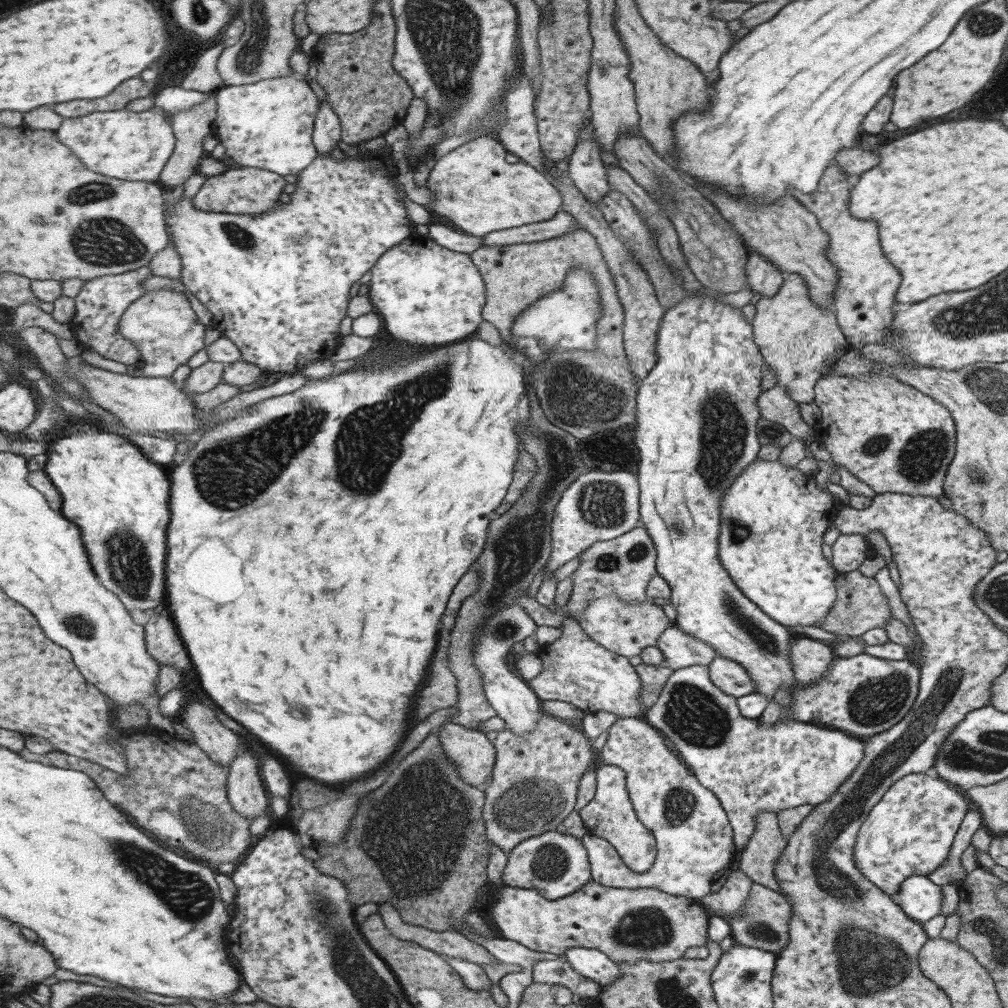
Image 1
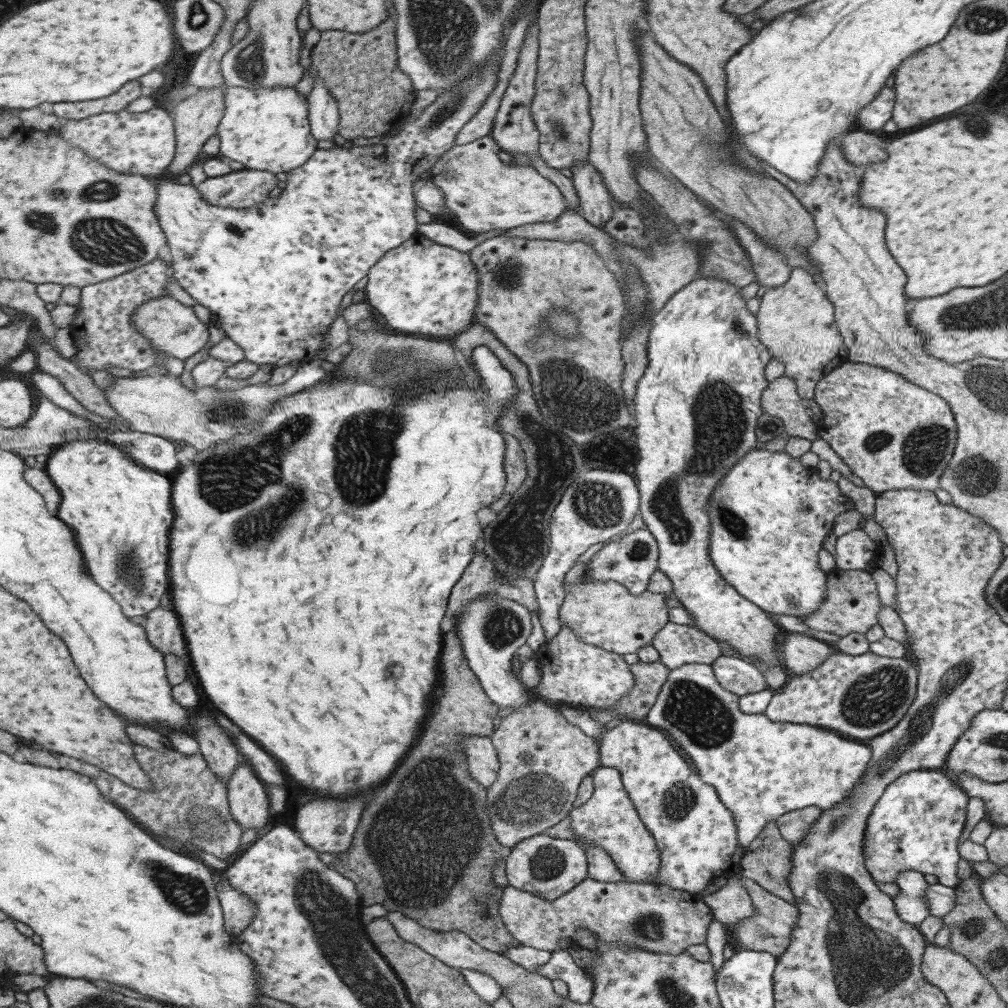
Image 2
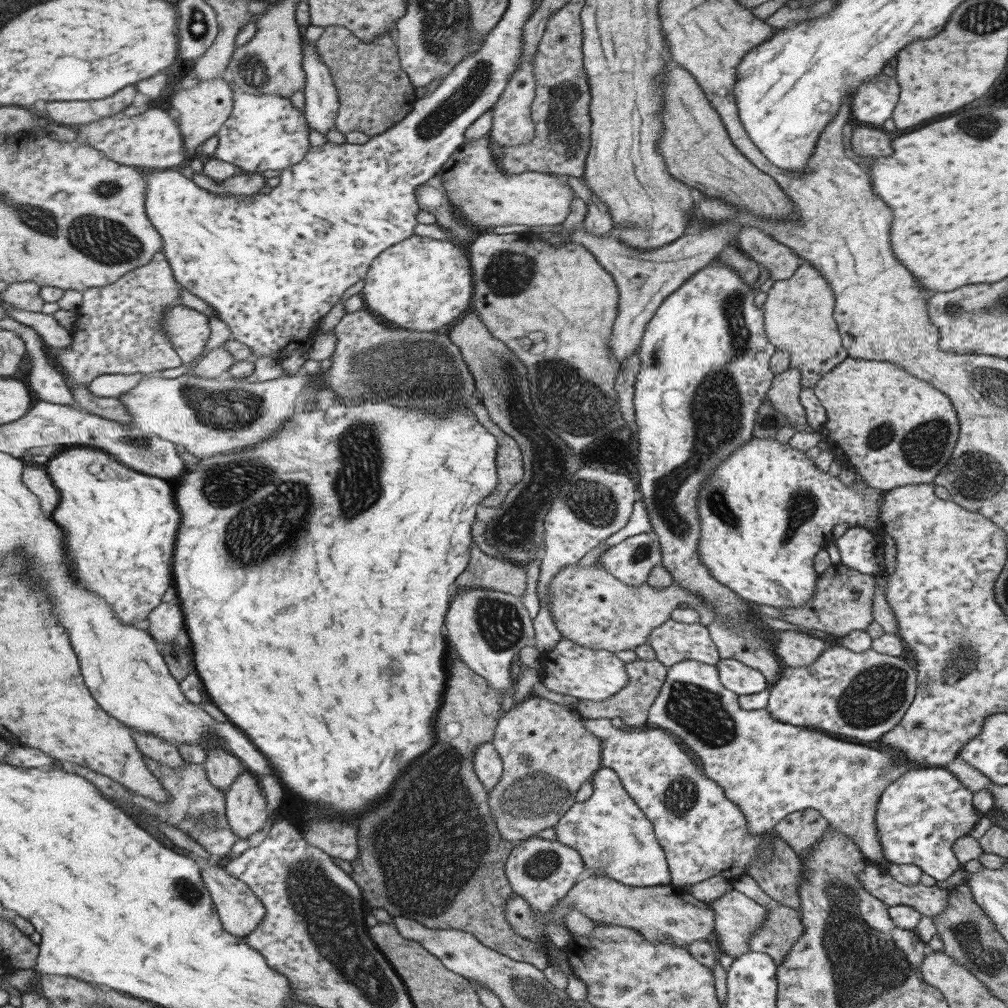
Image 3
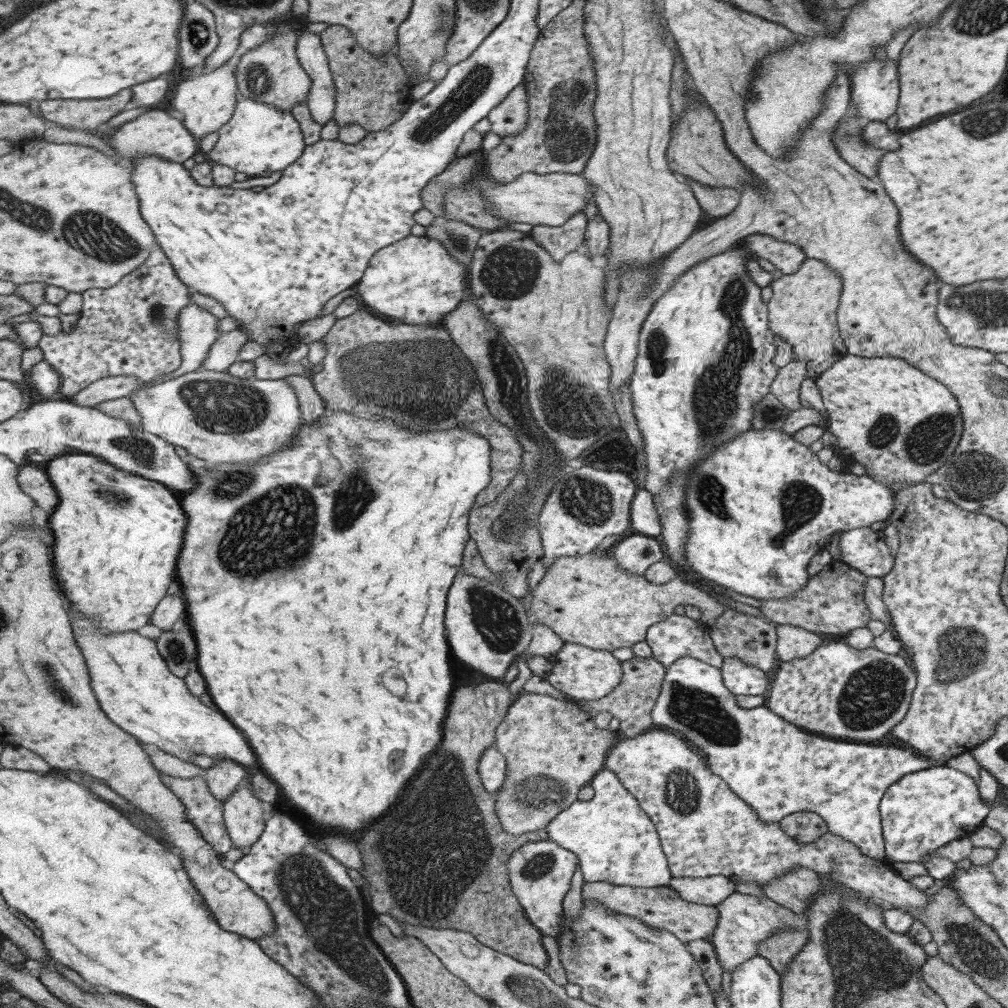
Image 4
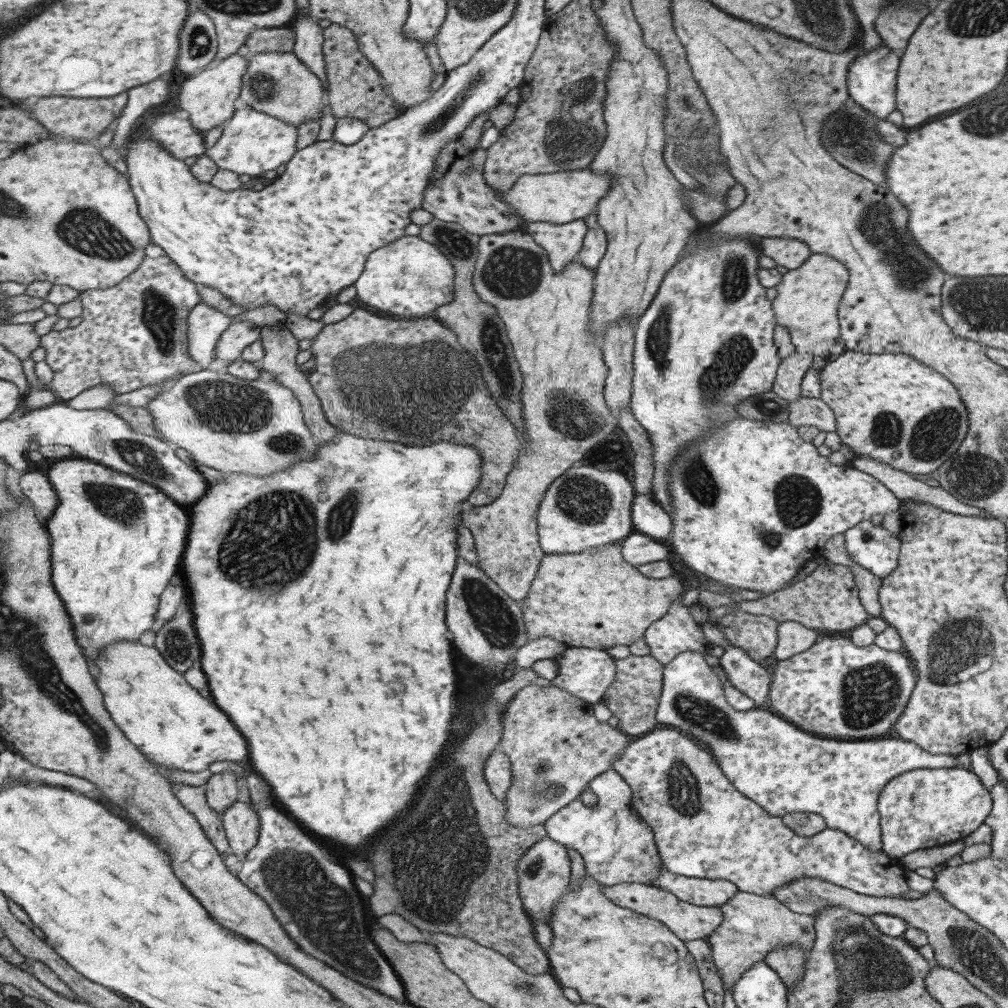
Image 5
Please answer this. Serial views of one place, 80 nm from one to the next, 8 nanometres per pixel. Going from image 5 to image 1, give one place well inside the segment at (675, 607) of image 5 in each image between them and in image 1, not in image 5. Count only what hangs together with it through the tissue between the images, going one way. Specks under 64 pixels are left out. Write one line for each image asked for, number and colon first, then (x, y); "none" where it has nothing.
1: (680, 650)
2: (676, 645)
3: (672, 642)
4: (677, 635)

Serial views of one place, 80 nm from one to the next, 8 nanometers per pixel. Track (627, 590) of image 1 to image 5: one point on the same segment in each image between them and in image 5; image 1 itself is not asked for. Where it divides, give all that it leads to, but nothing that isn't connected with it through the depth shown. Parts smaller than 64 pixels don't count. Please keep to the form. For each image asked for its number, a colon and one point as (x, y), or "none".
2: (631, 560)
3: (630, 561)
4: (634, 553)
5: (636, 549)

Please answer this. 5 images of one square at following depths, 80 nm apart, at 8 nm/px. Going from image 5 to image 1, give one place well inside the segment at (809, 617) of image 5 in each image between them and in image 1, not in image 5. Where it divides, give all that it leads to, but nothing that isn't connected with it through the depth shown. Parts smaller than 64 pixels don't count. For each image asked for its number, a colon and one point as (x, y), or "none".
1: (859, 606)
2: (851, 605)
3: (842, 603)
4: (832, 601)

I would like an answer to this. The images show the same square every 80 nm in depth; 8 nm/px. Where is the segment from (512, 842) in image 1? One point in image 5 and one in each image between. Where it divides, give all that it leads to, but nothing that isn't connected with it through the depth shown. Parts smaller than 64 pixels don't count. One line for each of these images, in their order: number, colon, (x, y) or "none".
2: (544, 757)
3: (547, 753)
4: (552, 748)
5: (556, 745)

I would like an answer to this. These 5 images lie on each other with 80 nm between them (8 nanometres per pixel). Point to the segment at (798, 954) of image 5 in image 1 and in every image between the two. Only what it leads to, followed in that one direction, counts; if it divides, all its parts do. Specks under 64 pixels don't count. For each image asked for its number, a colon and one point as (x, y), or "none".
1: (762, 923)
2: (768, 929)
3: (781, 927)
4: (779, 949)

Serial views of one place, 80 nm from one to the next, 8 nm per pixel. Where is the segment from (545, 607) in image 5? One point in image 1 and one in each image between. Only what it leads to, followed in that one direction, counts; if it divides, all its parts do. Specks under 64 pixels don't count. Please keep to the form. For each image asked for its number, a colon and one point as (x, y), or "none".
1: (623, 629)
2: (602, 613)
3: (589, 607)
4: (587, 600)

